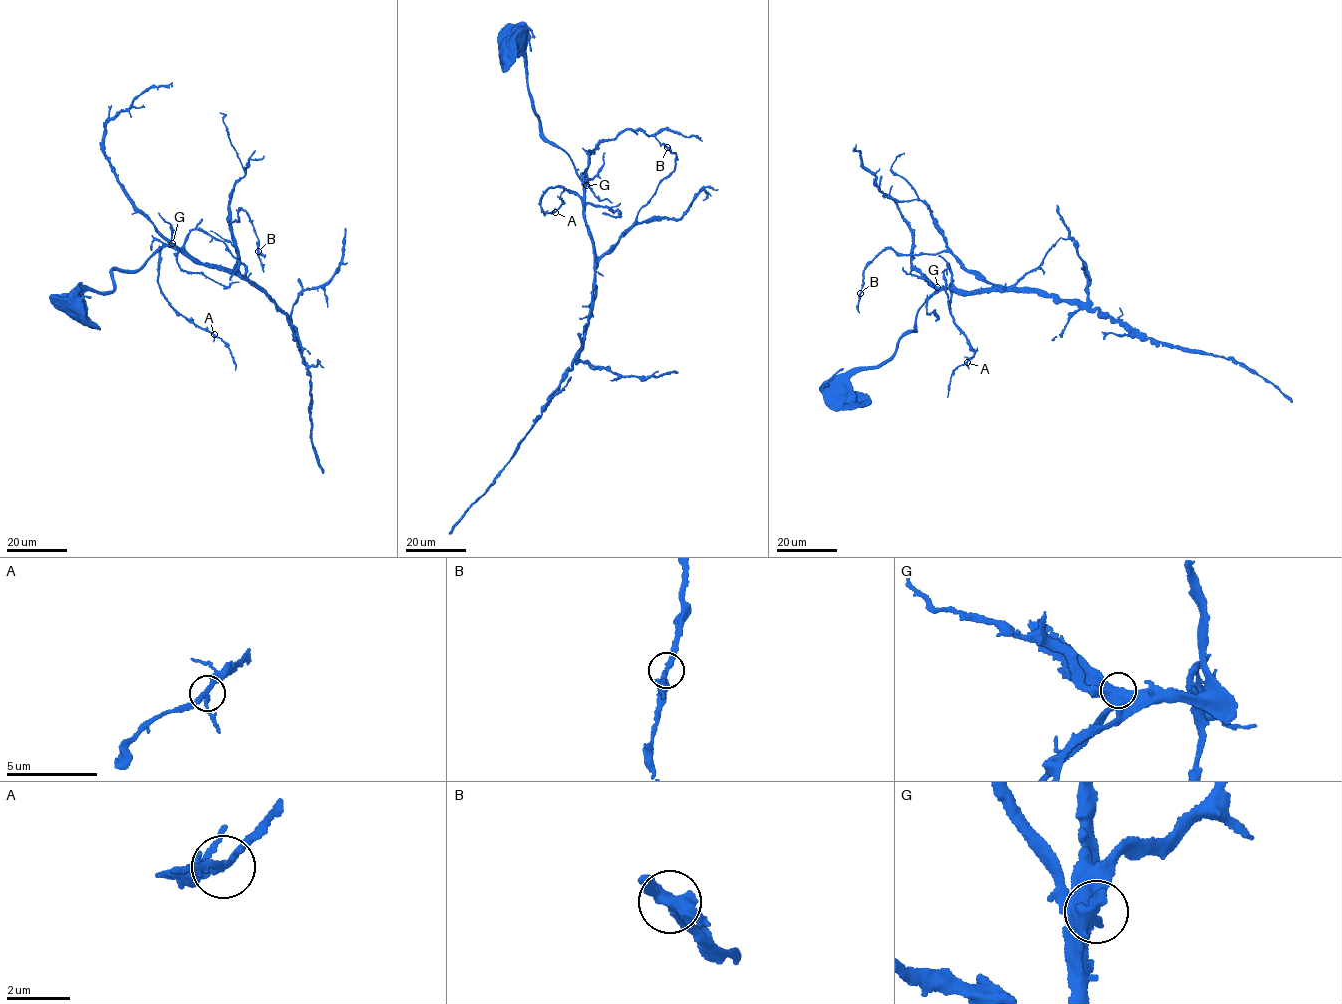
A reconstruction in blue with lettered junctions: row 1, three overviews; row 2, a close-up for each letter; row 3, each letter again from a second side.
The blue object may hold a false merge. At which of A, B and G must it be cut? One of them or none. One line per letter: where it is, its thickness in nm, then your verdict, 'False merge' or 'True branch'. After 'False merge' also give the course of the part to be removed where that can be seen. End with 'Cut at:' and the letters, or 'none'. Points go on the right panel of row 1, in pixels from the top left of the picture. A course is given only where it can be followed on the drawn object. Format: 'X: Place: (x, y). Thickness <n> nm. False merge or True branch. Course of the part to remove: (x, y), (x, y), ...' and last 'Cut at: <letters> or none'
A: Place: (967, 362). Thickness 200 nm. True branch
B: Place: (860, 293). Thickness 320 nm. True branch
G: Place: (937, 287). Thickness 550 nm. True branch
Cut at: none

